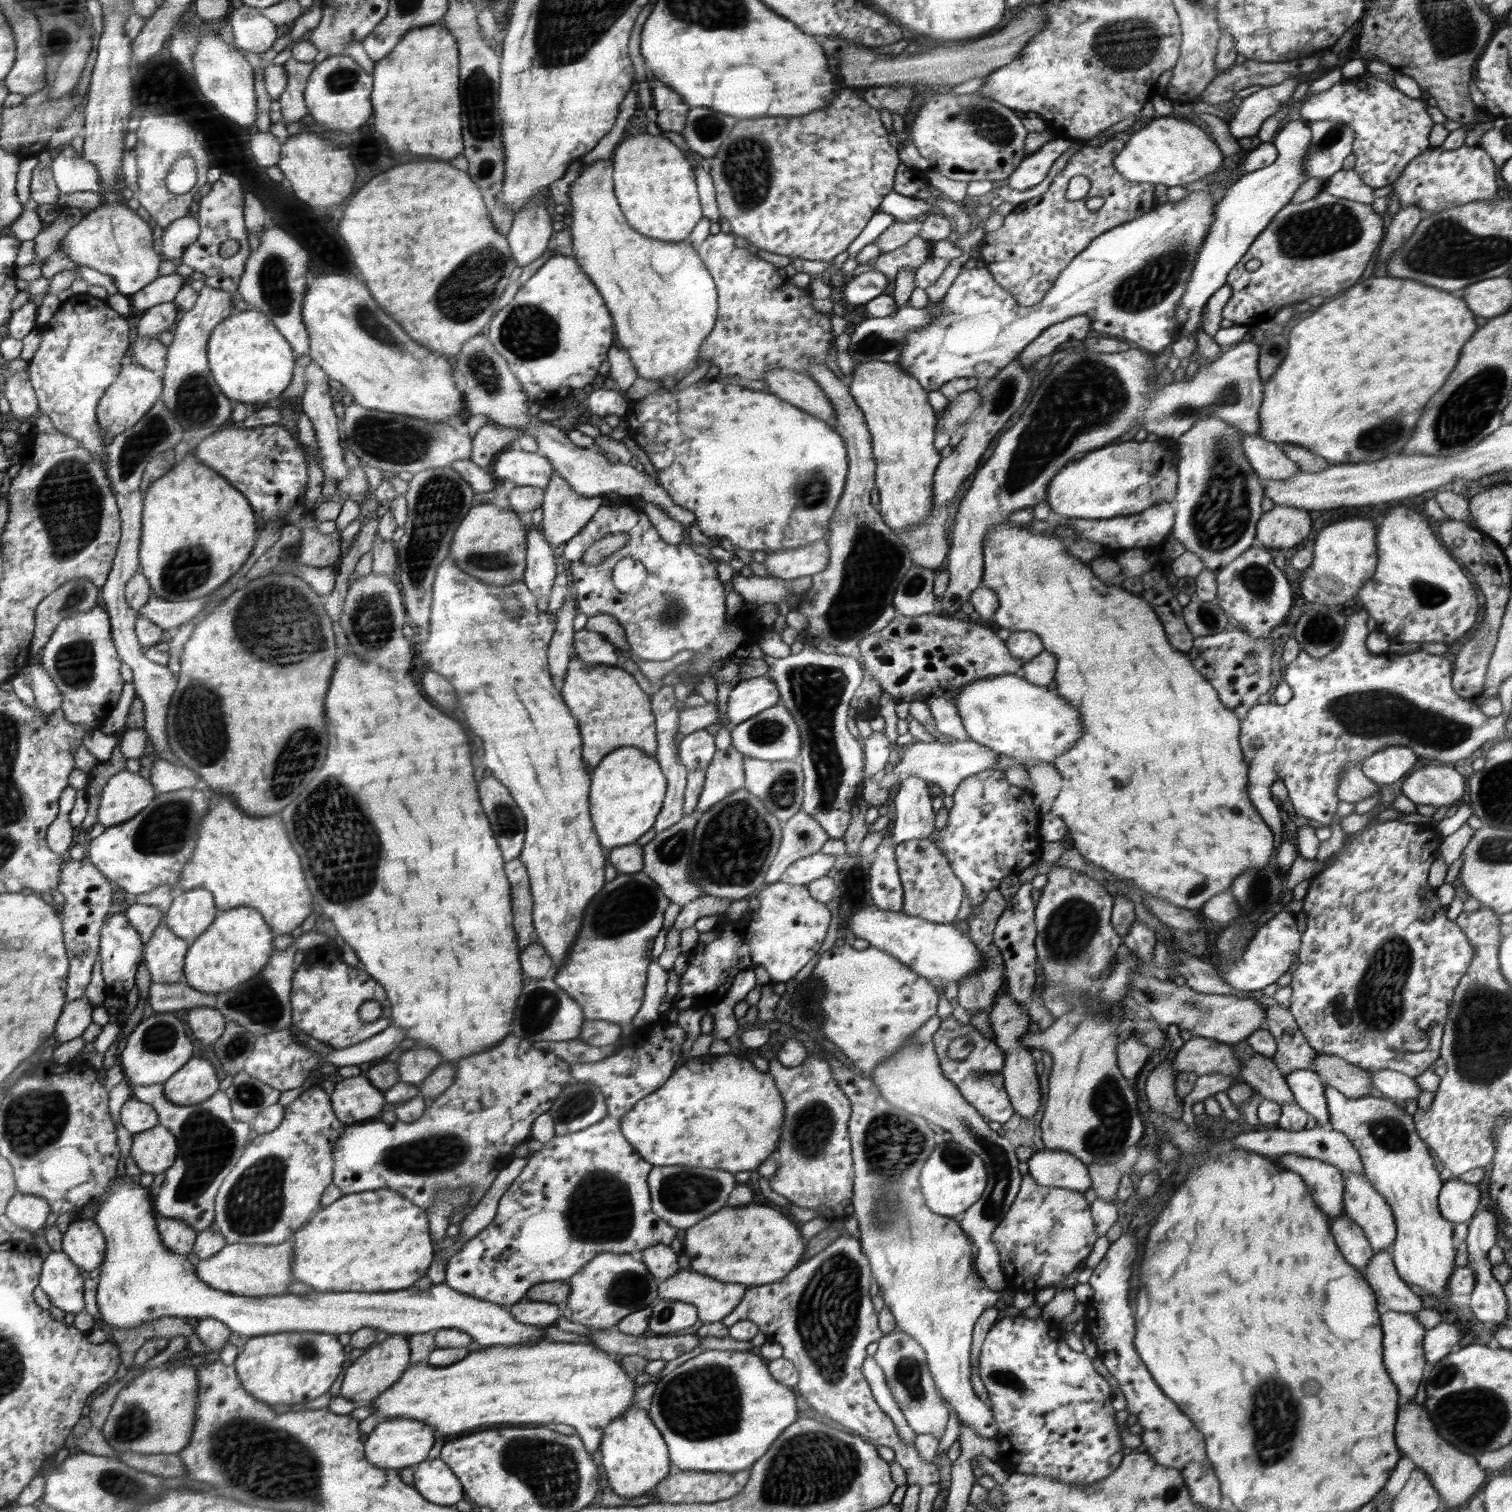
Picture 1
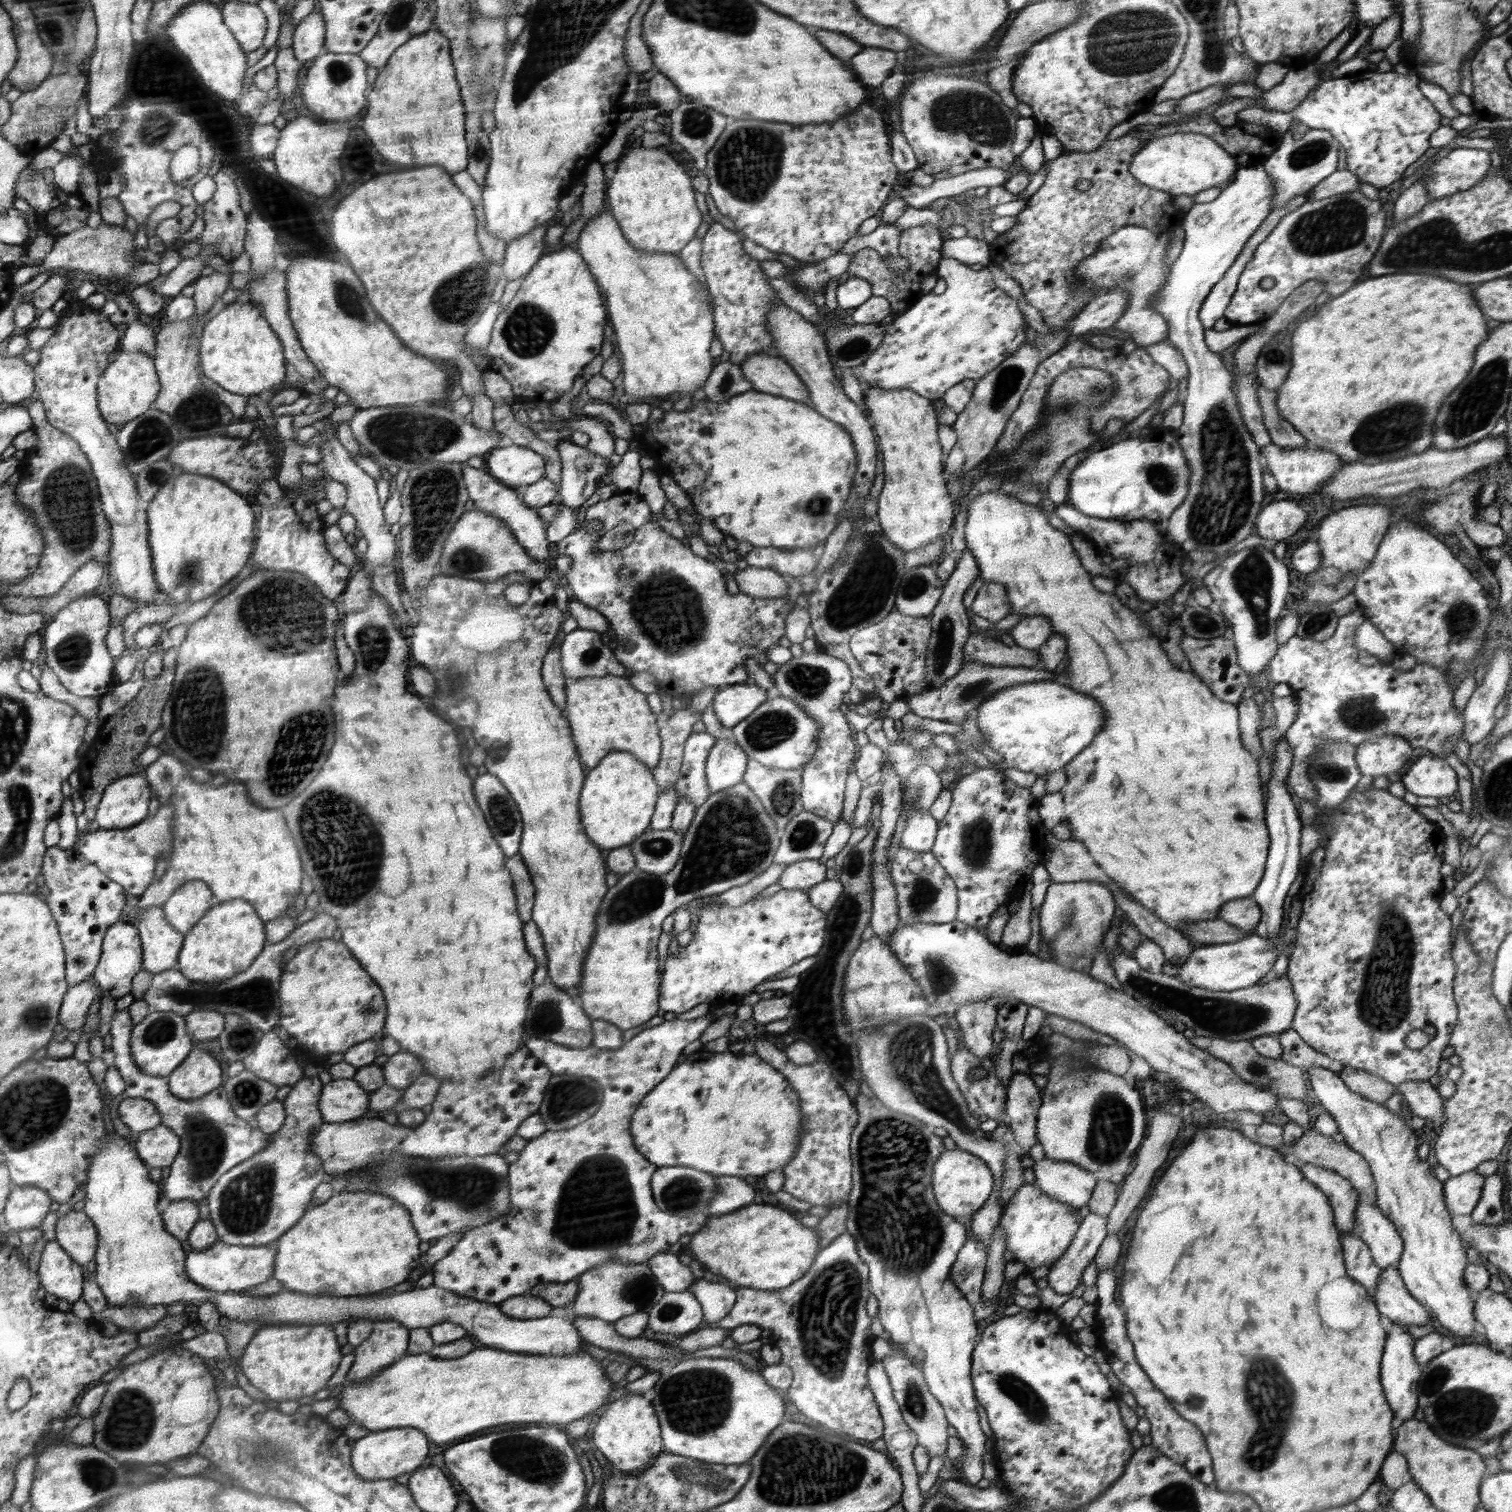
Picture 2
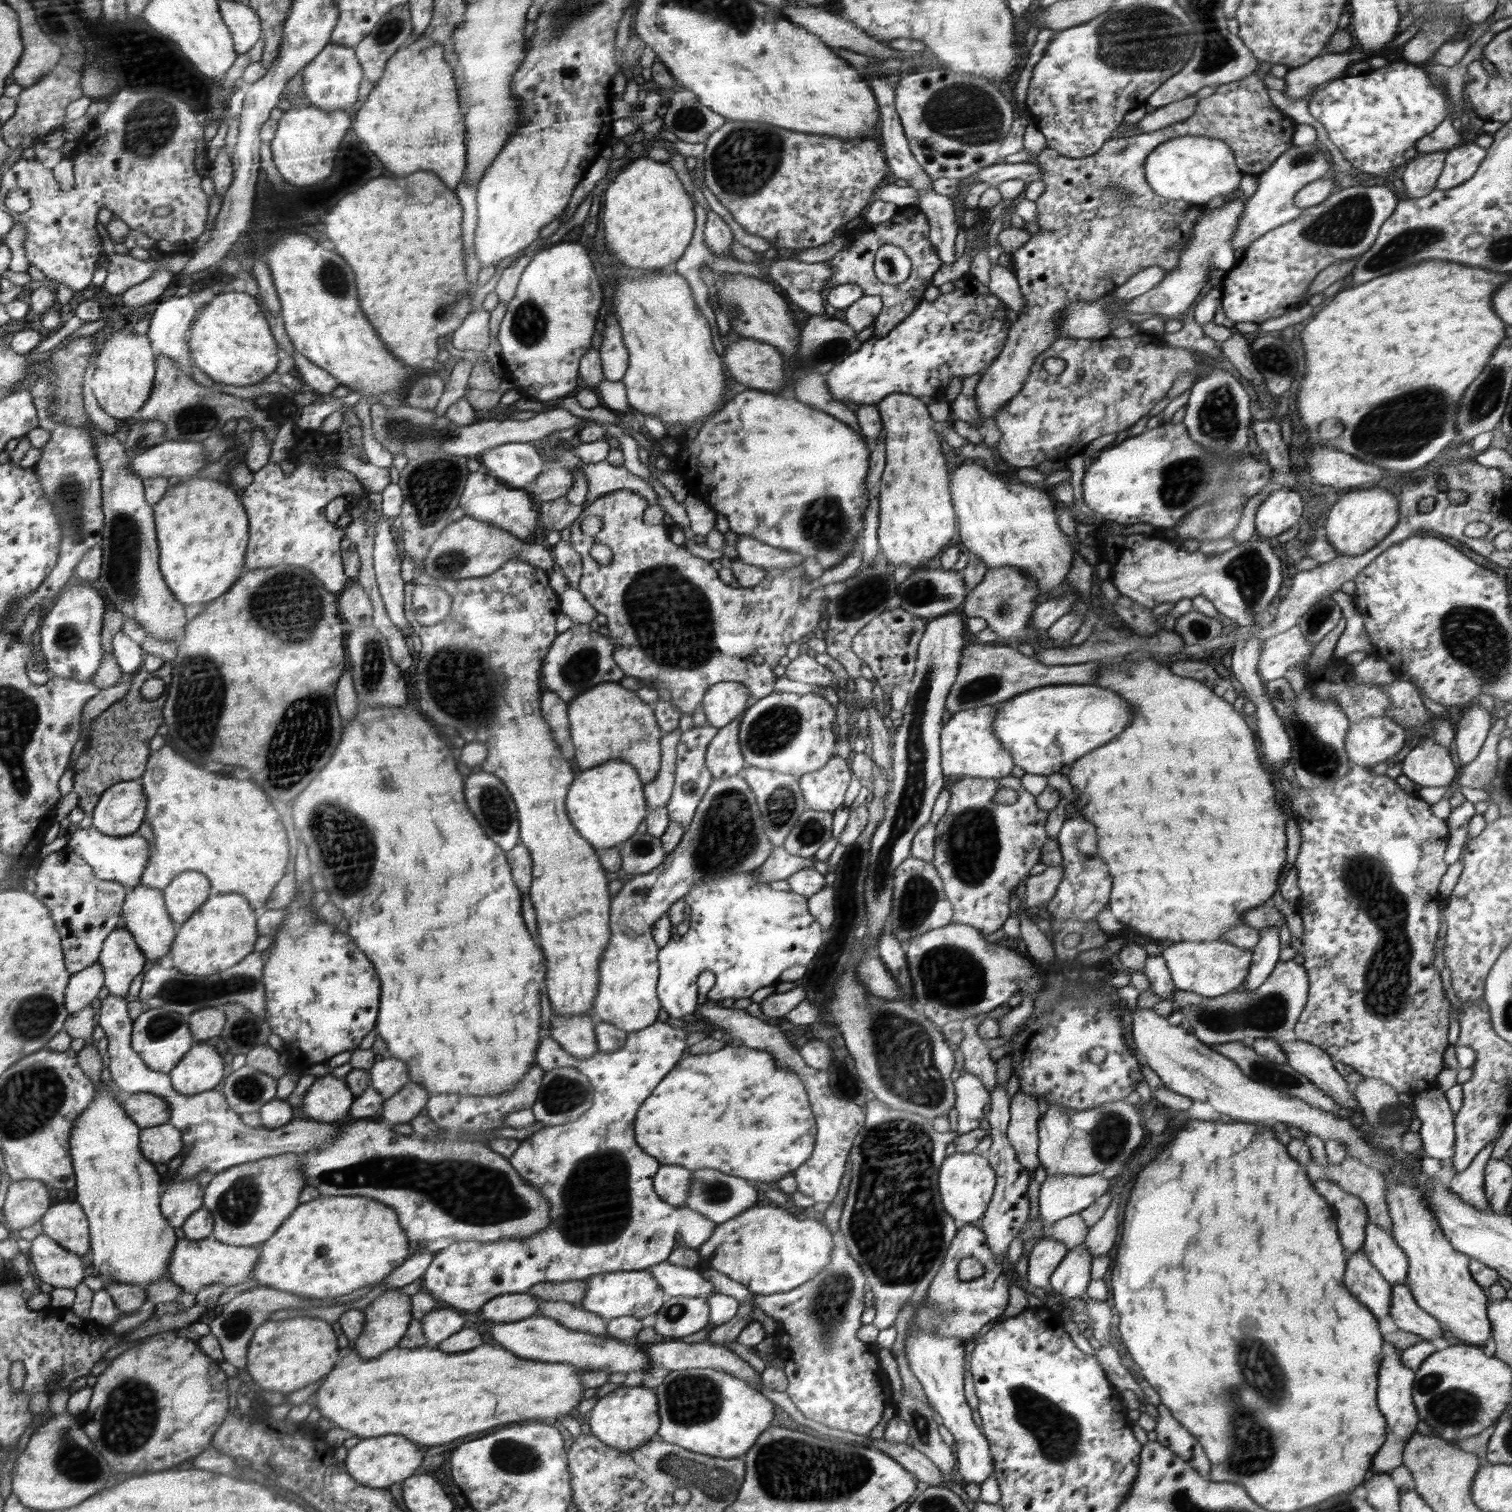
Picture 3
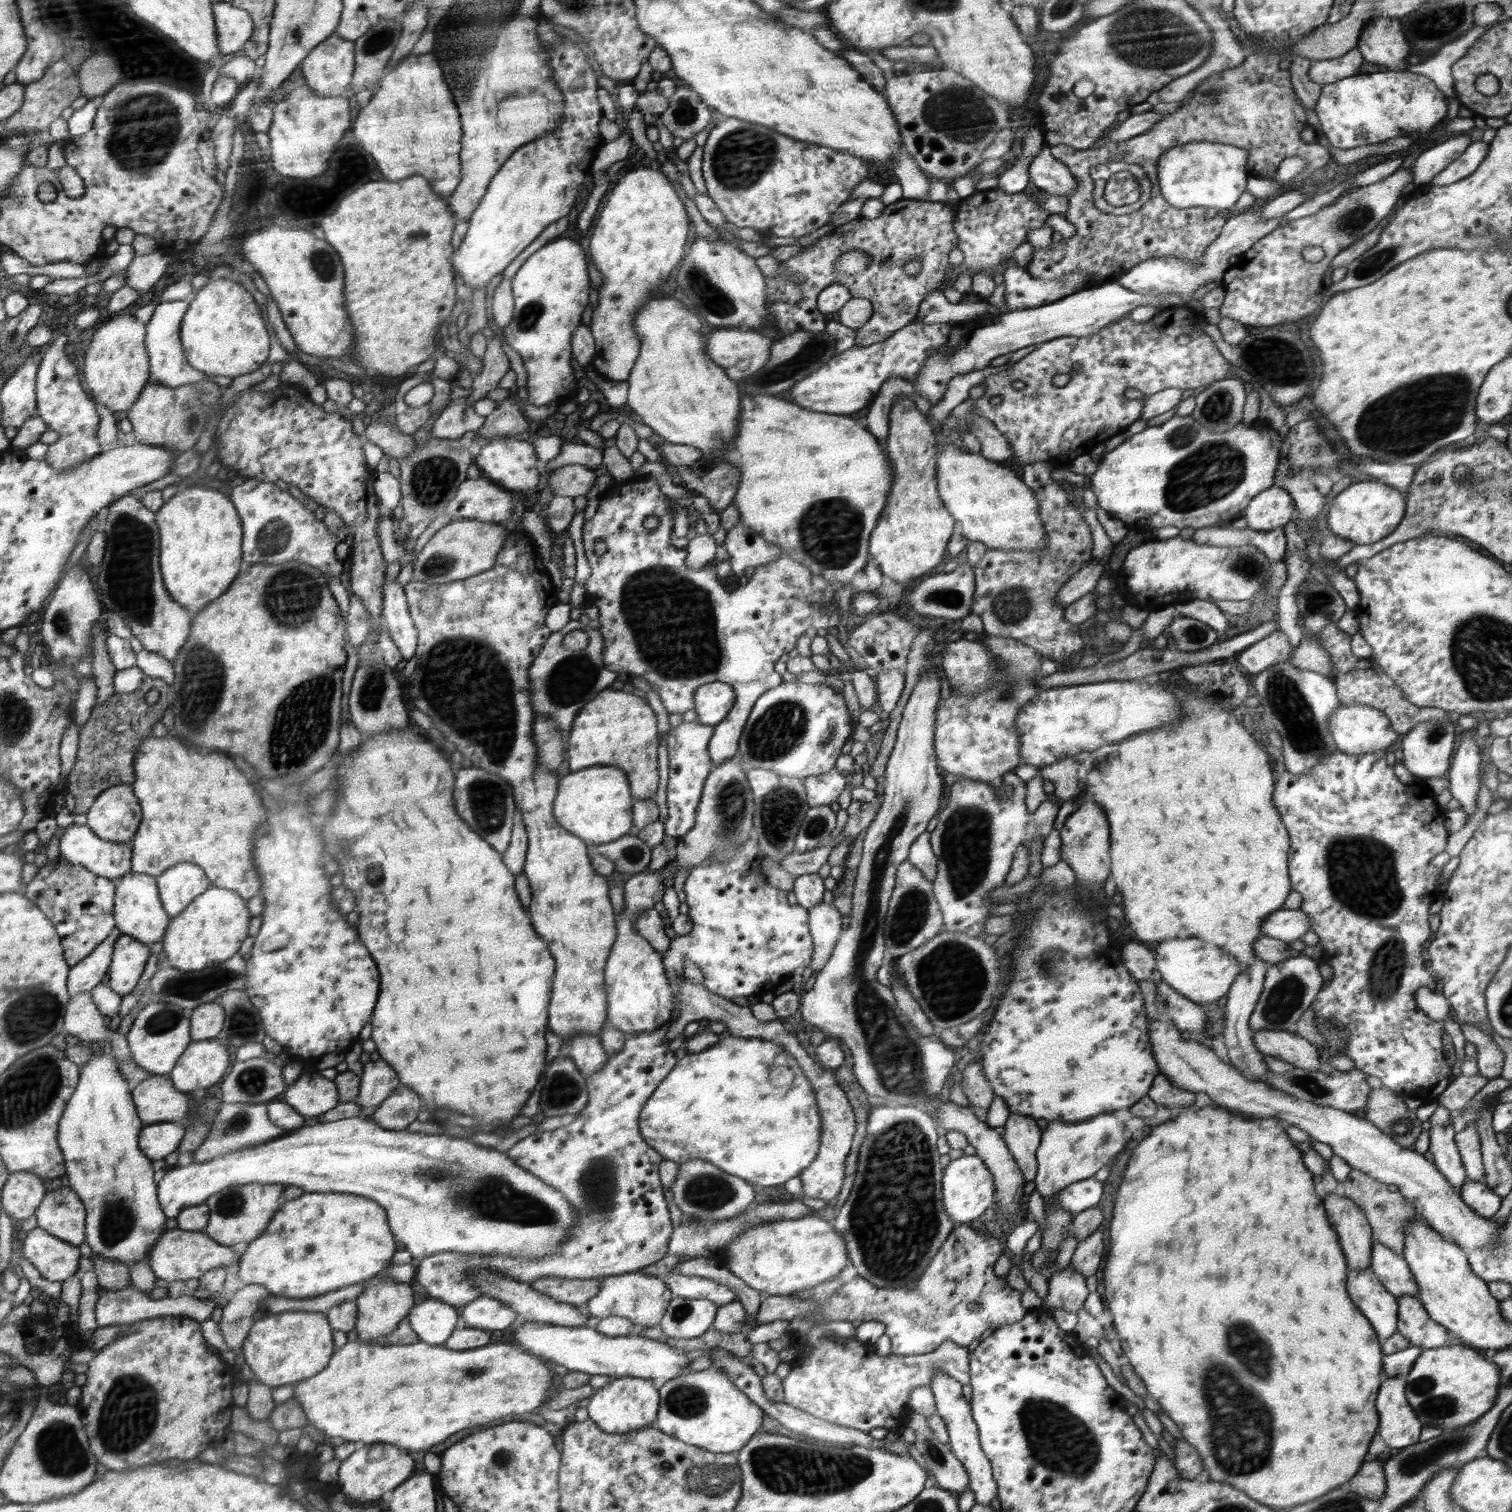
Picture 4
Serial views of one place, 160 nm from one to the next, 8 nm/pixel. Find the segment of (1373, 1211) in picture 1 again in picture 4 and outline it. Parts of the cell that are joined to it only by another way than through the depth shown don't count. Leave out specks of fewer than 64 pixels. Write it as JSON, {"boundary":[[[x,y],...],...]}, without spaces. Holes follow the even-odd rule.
{"boundary":[[[1374,1242],[1369,1267],[1374,1271],[1384,1288],[1396,1298],[1402,1295],[1417,1296],[1418,1285],[1403,1255],[1399,1255],[1383,1244]]]}

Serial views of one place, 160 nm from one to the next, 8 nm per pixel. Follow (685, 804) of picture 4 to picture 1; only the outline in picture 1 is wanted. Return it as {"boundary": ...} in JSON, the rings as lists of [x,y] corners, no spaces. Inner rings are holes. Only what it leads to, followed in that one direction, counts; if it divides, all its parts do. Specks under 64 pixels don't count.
{"boundary":[[[700,729],[685,736],[679,744],[679,757],[688,771],[706,769],[712,756],[718,751],[715,737],[706,729]]]}

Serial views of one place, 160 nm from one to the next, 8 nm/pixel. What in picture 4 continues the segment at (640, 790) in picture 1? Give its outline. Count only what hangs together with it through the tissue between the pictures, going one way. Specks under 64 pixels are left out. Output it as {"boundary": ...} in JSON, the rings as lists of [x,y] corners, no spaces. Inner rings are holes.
{"boundary":[[[594,765],[569,773],[560,779],[554,815],[565,829],[592,845],[622,838],[632,828],[632,795],[627,773],[612,765]]]}

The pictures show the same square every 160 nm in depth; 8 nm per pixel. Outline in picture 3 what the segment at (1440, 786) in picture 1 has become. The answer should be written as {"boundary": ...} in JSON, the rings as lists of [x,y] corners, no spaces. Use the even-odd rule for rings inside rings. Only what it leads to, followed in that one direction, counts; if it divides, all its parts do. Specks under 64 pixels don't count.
{"boundary":[[[1424,739],[1401,763],[1401,774],[1422,787],[1449,786],[1456,778],[1456,766],[1448,750],[1436,739]]]}

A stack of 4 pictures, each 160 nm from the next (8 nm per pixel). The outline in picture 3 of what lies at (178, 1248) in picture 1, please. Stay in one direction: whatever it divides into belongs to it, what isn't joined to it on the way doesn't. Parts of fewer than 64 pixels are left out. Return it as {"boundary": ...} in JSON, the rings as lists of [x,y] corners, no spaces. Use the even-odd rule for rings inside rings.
{"boundary":[[[196,1178],[191,1180],[168,1179],[169,1187],[163,1196],[163,1211],[174,1229],[187,1223],[187,1218],[202,1205],[205,1190]]]}

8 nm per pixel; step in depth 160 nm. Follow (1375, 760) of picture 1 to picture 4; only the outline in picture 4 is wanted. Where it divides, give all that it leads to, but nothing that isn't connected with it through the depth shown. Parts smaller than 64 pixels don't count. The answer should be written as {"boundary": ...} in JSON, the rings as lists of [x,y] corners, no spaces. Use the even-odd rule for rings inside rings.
{"boundary":[[[1339,704],[1329,718],[1329,731],[1338,751],[1346,754],[1366,754],[1386,750],[1398,740],[1398,733],[1391,727],[1389,718],[1377,708],[1367,704]]]}

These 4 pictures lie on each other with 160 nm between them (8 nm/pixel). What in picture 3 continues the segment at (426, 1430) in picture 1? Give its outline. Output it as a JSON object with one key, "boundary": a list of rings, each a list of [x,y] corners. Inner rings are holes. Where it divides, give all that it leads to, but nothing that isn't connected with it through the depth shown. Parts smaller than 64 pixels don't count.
{"boundary":[[[375,1436],[360,1439],[356,1446],[348,1450],[344,1467],[352,1478],[366,1488],[380,1488],[402,1482],[404,1478],[414,1474],[414,1470],[422,1464],[422,1452],[414,1442],[404,1436]]]}

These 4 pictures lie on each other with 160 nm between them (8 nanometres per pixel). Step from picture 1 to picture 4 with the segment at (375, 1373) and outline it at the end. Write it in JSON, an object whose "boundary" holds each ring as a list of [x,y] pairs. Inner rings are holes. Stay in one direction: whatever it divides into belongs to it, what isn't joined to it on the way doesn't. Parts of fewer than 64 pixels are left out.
{"boundary":[[[382,1272],[364,1282],[365,1289],[357,1295],[355,1303],[358,1305],[358,1322],[355,1330],[361,1342],[370,1343],[371,1340],[386,1336],[396,1330],[404,1316],[408,1316],[414,1306],[412,1288],[406,1282],[390,1280]]]}

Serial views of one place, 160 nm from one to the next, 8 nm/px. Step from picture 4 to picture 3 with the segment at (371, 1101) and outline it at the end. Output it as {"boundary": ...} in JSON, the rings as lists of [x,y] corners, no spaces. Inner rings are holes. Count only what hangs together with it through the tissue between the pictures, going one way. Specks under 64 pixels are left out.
{"boundary":[[[389,1055],[376,1061],[369,1072],[370,1087],[380,1093],[384,1100],[401,1092],[410,1082],[408,1065],[403,1060]]]}

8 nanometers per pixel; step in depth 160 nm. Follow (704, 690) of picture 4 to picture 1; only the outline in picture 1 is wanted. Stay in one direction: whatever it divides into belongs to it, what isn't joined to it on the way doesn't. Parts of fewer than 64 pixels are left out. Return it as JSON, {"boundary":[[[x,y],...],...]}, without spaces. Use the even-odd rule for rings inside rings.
{"boundary":[[[767,675],[734,683],[728,697],[730,726],[736,726],[780,702],[778,685]]]}

